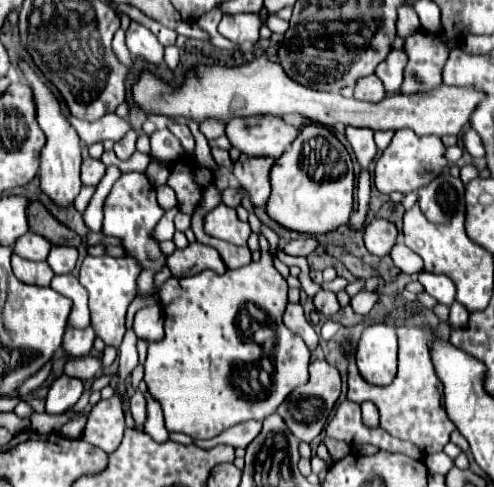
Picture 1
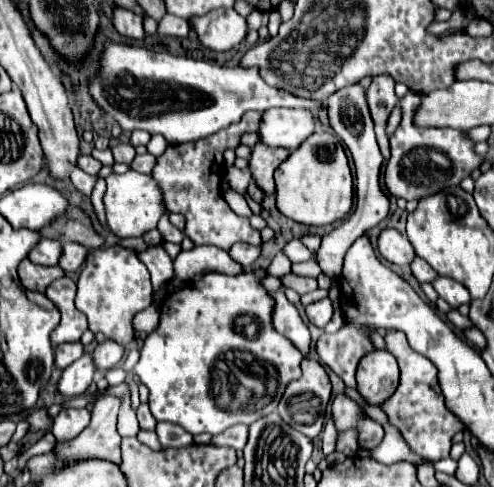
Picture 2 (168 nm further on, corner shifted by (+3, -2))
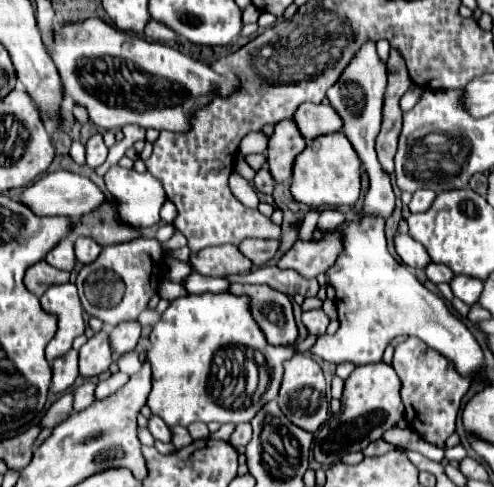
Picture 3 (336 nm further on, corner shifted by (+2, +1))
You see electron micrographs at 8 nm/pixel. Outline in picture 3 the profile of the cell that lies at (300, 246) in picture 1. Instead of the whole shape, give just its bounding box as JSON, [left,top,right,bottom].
[316,210,344,232]

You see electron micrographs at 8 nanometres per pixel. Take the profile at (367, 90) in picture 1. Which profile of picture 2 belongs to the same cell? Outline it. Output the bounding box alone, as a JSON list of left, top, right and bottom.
[367,73,397,159]

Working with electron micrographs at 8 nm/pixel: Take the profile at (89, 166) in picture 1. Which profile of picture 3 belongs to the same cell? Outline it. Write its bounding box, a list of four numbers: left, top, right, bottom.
[86,134,108,168]

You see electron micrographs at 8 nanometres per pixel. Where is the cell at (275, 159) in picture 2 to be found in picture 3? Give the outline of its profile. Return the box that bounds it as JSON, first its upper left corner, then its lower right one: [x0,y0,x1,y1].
[266,120,306,182]

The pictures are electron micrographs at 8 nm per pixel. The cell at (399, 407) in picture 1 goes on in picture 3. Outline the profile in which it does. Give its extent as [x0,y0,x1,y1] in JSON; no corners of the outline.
[392,338,470,450]

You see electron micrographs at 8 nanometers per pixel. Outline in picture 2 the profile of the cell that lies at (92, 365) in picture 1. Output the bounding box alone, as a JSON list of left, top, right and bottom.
[93,339,125,371]

